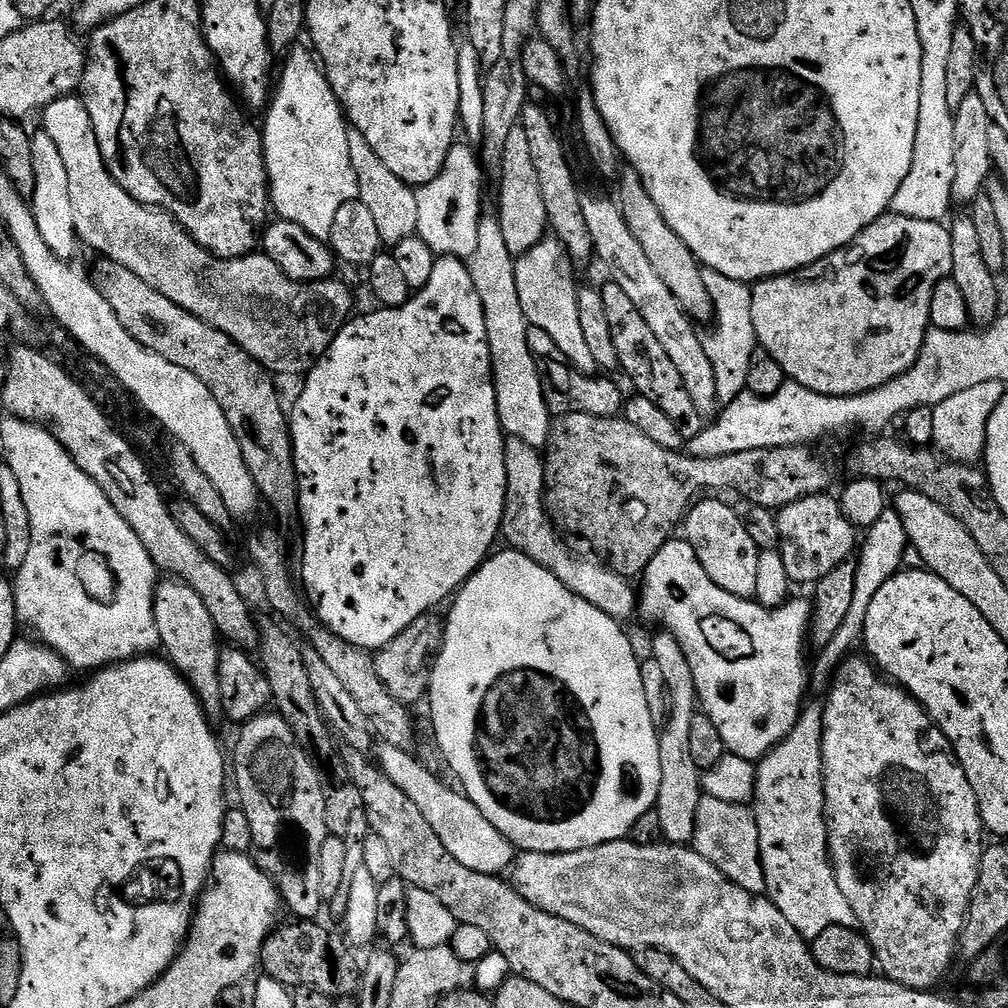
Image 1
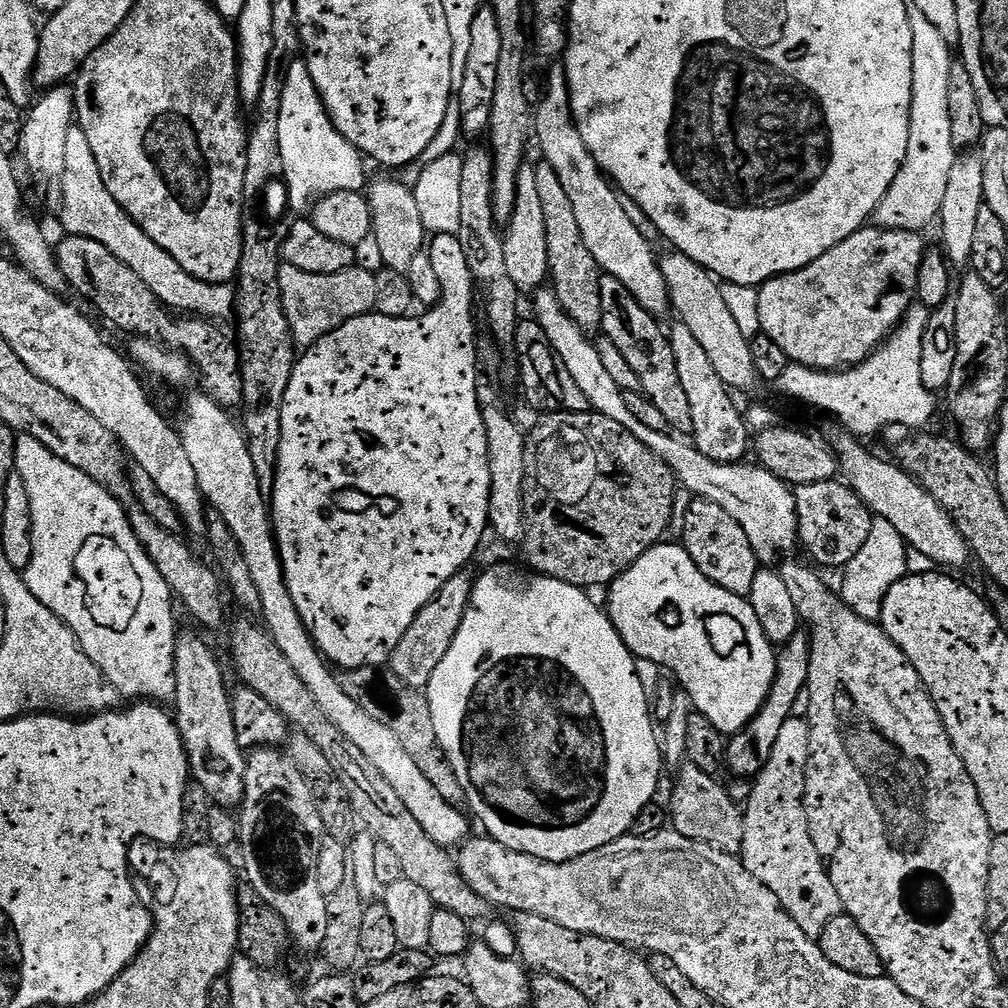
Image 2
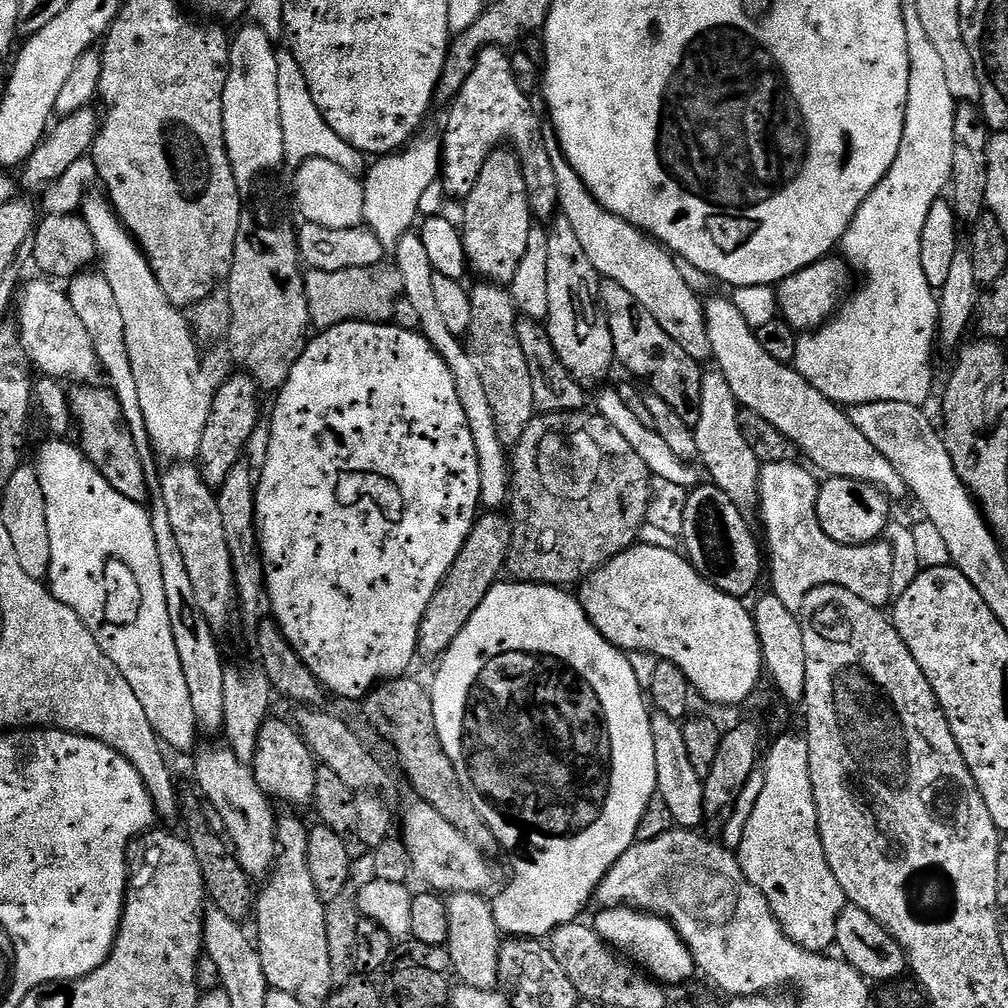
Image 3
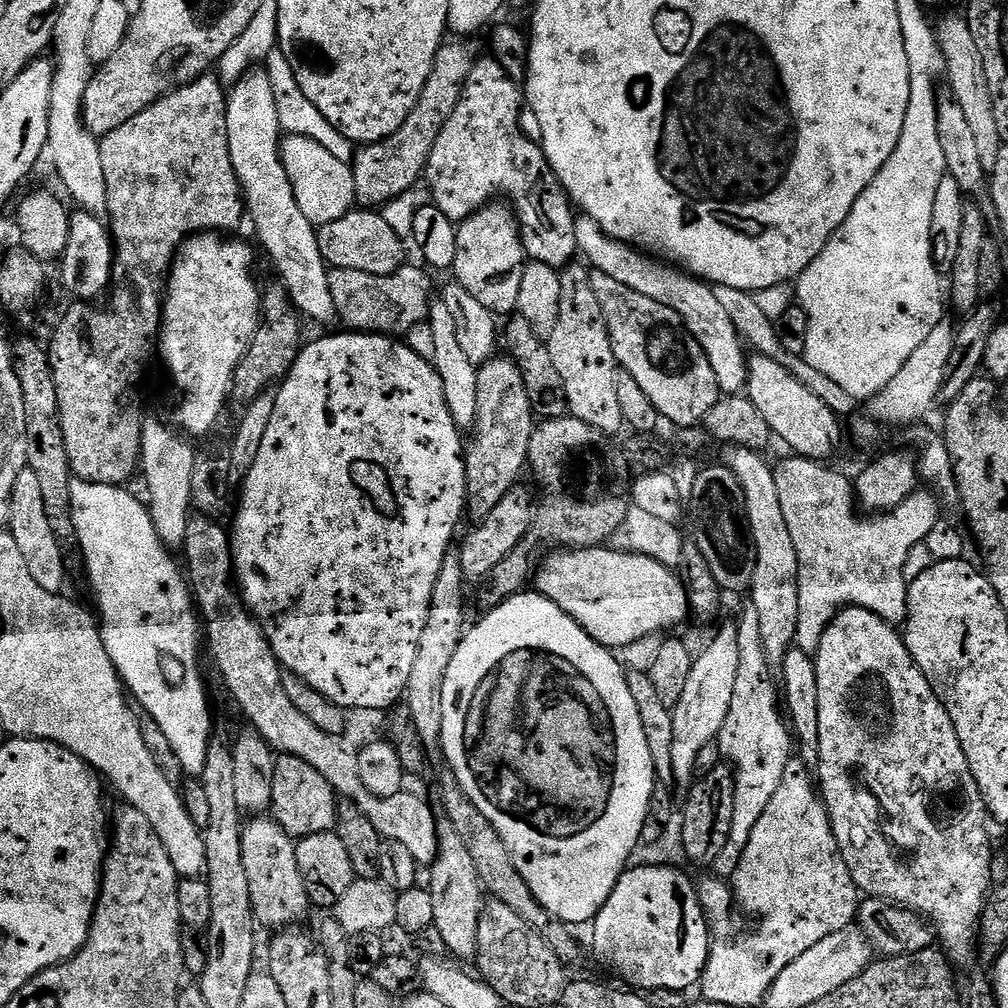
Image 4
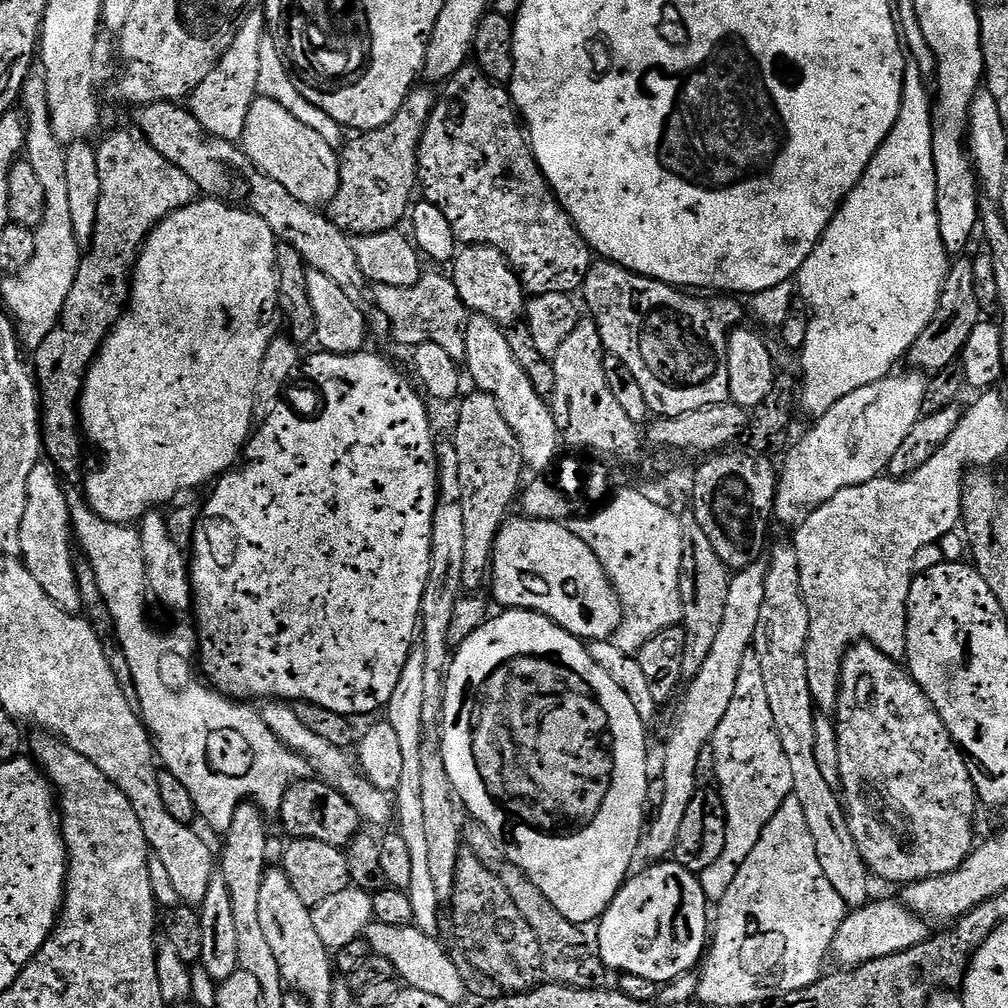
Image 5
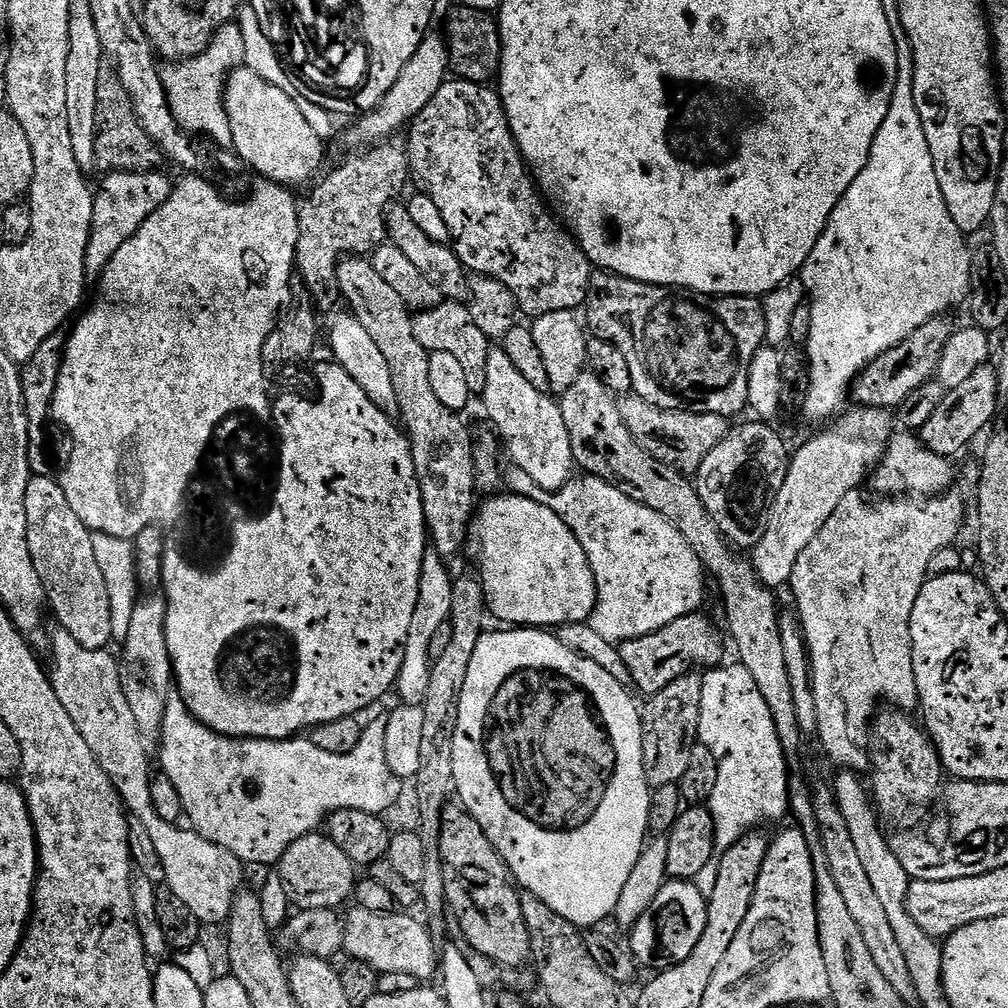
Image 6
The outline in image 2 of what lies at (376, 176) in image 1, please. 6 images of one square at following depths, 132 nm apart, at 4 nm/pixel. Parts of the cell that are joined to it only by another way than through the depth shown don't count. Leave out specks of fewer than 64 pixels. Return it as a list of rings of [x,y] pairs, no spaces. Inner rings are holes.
[[[376,180],[372,184],[371,181],[366,195],[372,208],[373,235],[380,260],[393,273],[404,274],[411,269],[414,258],[425,247],[426,233],[422,226],[422,214],[418,214],[415,191],[407,183],[399,182]]]

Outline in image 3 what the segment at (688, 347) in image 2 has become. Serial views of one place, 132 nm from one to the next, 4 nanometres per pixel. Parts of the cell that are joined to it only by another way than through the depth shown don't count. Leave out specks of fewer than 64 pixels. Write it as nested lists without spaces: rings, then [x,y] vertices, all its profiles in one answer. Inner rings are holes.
[[[718,370],[705,371],[701,375],[702,402],[700,417],[694,426],[697,438],[697,454],[699,463],[706,469],[706,476],[713,484],[717,484],[745,514],[757,511],[760,502],[760,459],[750,450],[750,442],[746,442],[742,427],[742,408],[736,403],[734,390],[730,390],[730,382]]]

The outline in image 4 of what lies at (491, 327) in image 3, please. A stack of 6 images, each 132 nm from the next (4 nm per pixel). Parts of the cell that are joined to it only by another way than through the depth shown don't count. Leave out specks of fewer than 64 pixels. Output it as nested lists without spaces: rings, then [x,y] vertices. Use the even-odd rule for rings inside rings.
[[[496,354],[491,360],[487,360],[484,364],[479,365],[476,369],[476,377],[478,378],[478,414],[474,426],[470,430],[470,436],[466,444],[466,451],[464,453],[464,465],[466,466],[466,494],[468,495],[468,503],[466,505],[466,512],[469,517],[473,516],[473,521],[479,522],[486,518],[486,514],[490,514],[490,510],[494,510],[494,506],[498,506],[498,502],[502,502],[502,498],[506,498],[506,494],[517,487],[520,476],[520,471],[525,471],[528,462],[528,451],[530,450],[530,438],[532,437],[532,430],[534,427],[534,413],[530,406],[530,398],[526,394],[526,386],[522,382],[522,374],[518,370],[518,366],[507,355]]]

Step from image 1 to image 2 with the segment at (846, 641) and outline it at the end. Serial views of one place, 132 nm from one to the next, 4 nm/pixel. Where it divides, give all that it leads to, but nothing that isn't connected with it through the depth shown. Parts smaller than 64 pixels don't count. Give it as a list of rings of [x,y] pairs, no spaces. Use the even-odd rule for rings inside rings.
[[[873,517],[870,535],[858,554],[842,570],[840,595],[859,617],[879,621],[881,606],[889,588],[903,580],[907,575],[909,545],[898,530],[884,517]]]

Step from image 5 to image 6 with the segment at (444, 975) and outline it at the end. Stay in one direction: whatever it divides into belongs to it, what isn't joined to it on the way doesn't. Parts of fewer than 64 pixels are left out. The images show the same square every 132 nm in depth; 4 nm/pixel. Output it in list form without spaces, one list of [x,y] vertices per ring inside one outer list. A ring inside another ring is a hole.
[[[358,907],[351,909],[352,913],[344,920],[344,947],[352,960],[366,962],[373,970],[381,974],[393,972],[394,974],[410,974],[417,982],[428,982],[431,976],[438,972],[438,948],[435,948],[434,937],[423,923],[420,924],[412,917],[412,914],[370,914],[370,910],[362,910]]]

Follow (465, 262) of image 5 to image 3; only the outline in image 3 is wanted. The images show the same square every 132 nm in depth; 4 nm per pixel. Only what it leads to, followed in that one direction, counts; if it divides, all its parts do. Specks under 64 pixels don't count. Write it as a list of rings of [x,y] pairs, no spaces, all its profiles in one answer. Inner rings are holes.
[[[501,146],[490,153],[482,166],[482,174],[478,174],[478,182],[474,182],[474,190],[463,197],[462,204],[462,235],[471,271],[476,271],[480,275],[477,277],[489,284],[511,285],[518,262],[522,262],[522,254],[526,254],[526,242],[530,242],[530,230],[534,226],[524,168],[511,147]]]

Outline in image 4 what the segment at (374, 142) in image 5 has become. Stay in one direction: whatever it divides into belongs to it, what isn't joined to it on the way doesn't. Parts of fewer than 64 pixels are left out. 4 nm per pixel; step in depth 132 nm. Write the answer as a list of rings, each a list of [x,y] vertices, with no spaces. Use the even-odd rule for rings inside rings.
[[[452,38],[441,44],[434,58],[434,66],[430,66],[430,78],[426,78],[426,86],[406,122],[402,122],[402,126],[398,126],[398,130],[394,130],[394,134],[384,140],[355,149],[350,167],[356,204],[361,209],[379,209],[391,200],[411,193],[421,183],[434,142],[445,120],[450,114],[454,114],[454,106],[458,106],[462,98],[464,83],[481,55],[479,52],[480,44],[476,38]]]

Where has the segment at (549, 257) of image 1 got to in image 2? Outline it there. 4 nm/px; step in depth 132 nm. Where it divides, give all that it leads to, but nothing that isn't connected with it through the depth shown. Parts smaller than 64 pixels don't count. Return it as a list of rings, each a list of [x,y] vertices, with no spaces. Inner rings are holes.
[[[551,287],[537,288],[531,300],[532,308],[536,311],[533,312],[534,318],[542,326],[546,338],[550,338],[550,346],[554,346],[566,370],[570,370],[574,382],[578,382],[578,390],[586,394],[591,411],[600,412],[606,418],[614,418],[618,426],[630,430],[630,434],[634,434],[638,442],[654,450],[654,454],[658,454],[658,458],[662,458],[662,462],[670,466],[683,491],[685,488],[686,491],[693,492],[691,494],[693,497],[722,506],[722,510],[726,510],[726,514],[730,514],[730,518],[734,518],[734,522],[738,522],[738,526],[746,530],[746,538],[750,538],[750,546],[754,546],[757,561],[768,566],[775,565],[776,555],[779,552],[788,552],[798,544],[800,523],[796,513],[796,493],[785,480],[779,480],[777,476],[770,474],[770,470],[760,467],[756,462],[719,464],[706,458],[706,454],[702,454],[695,443],[685,442],[679,435],[650,430],[650,426],[642,426],[642,422],[634,418],[630,406],[626,406],[624,393],[621,392],[618,382],[614,382],[613,376],[606,370],[589,333],[579,328],[568,317],[562,302],[558,302]]]

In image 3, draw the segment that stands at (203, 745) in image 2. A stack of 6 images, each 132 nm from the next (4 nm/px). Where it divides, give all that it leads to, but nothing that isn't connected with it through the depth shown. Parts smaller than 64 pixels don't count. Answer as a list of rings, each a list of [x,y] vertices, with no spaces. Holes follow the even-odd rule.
[[[227,746],[202,748],[195,753],[195,756],[197,755],[196,780],[200,783],[199,791],[202,793],[203,799],[207,803],[213,804],[218,809],[218,814],[222,814],[222,826],[226,839],[232,851],[236,853],[242,870],[246,870],[246,874],[253,878],[267,877],[271,873],[272,865],[276,862],[276,821],[278,816],[277,813],[272,813],[273,801],[258,786],[251,767],[238,762],[238,758],[233,754],[231,748]]]

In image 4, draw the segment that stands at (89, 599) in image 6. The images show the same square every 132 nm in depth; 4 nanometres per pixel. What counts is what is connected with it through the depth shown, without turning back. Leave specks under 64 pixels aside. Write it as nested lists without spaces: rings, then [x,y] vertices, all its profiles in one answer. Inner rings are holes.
[[[28,467],[18,474],[14,482],[14,494],[10,498],[10,514],[6,521],[6,527],[12,533],[14,542],[18,542],[18,551],[22,558],[26,558],[26,567],[34,577],[34,582],[42,586],[42,590],[63,593],[64,555],[58,546],[58,538],[54,538],[54,530],[50,530],[50,521],[46,519],[46,505],[42,503],[42,489],[38,482],[38,474]]]

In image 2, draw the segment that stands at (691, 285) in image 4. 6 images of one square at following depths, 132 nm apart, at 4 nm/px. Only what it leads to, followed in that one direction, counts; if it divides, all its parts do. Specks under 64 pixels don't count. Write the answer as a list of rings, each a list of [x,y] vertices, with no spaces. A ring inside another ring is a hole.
[[[556,66],[548,72],[548,89],[544,92],[544,101],[540,109],[534,112],[534,140],[540,143],[543,159],[558,174],[562,187],[574,205],[574,215],[578,227],[582,229],[582,238],[594,254],[601,273],[618,278],[630,294],[650,315],[664,318],[670,312],[670,299],[667,280],[660,269],[658,252],[654,244],[639,233],[629,215],[622,210],[618,202],[619,191],[610,183],[604,171],[594,162],[594,154],[586,150],[582,134],[578,134],[576,119],[572,113],[568,76],[563,67]]]

